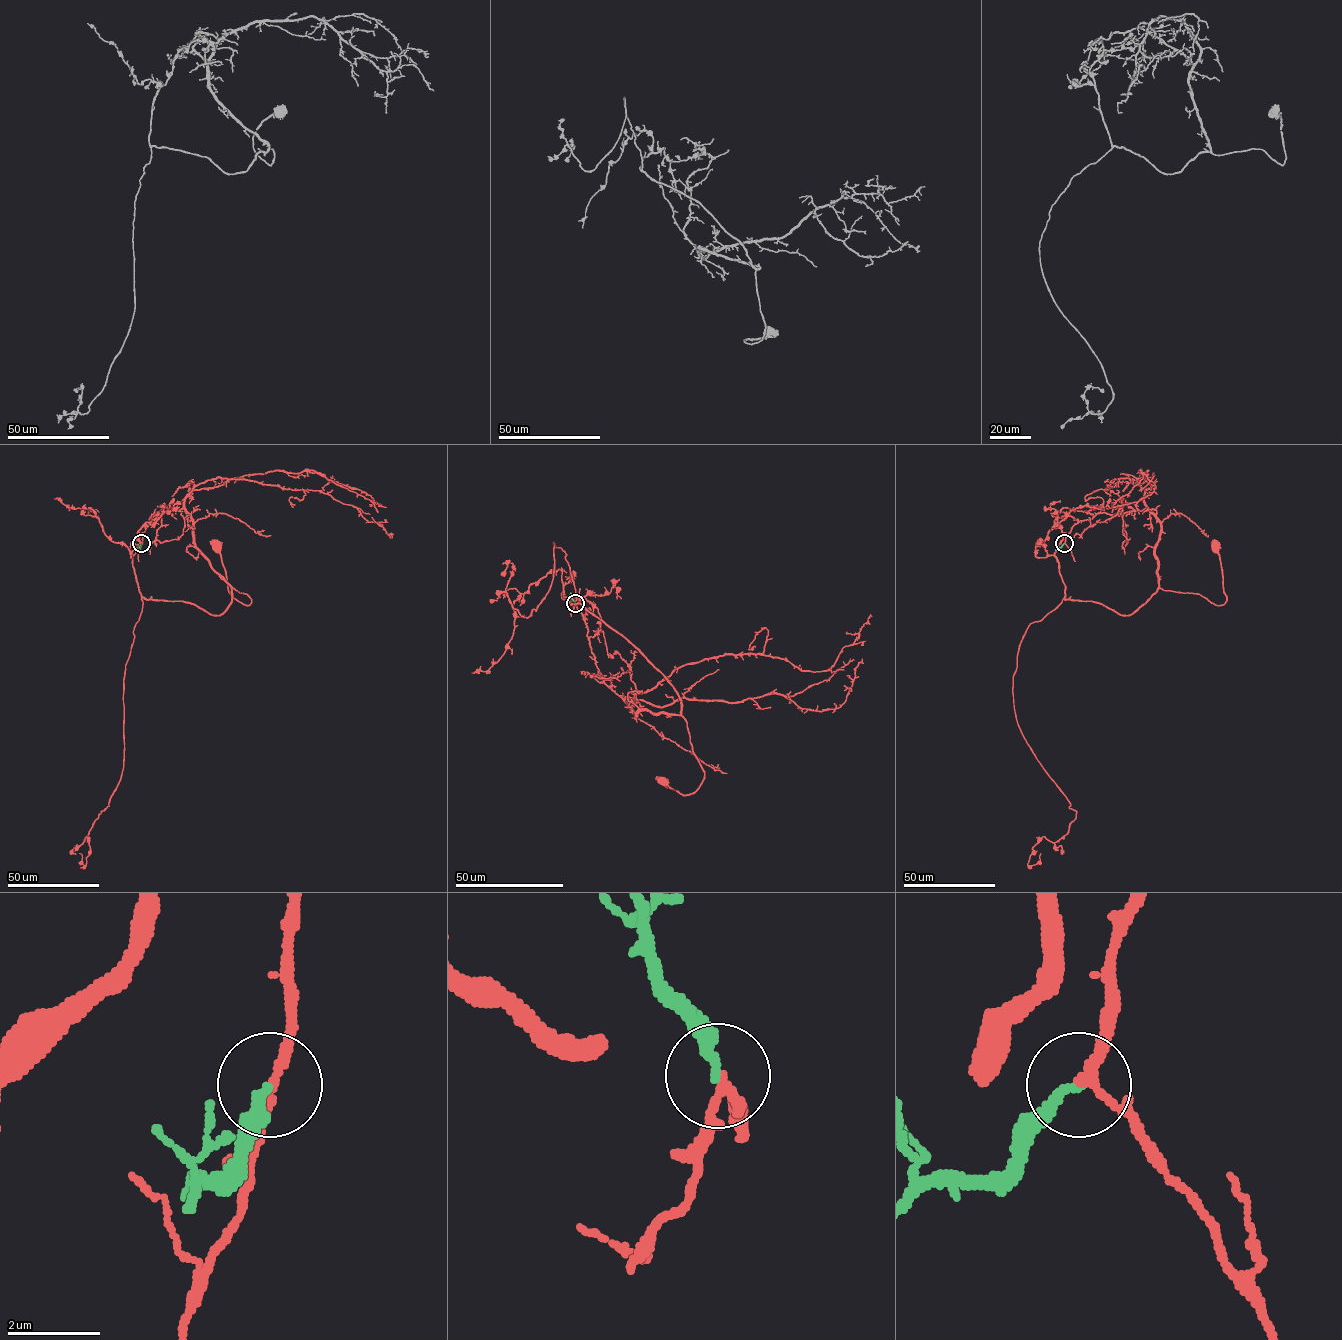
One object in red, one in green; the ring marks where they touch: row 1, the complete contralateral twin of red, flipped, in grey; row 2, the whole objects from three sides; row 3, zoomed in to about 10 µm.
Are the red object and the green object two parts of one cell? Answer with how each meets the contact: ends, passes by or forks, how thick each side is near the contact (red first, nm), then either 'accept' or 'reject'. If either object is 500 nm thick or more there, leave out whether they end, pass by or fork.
red passes by; green ends there; 180 nm thick on the red side, 200 nm on the other; accept

